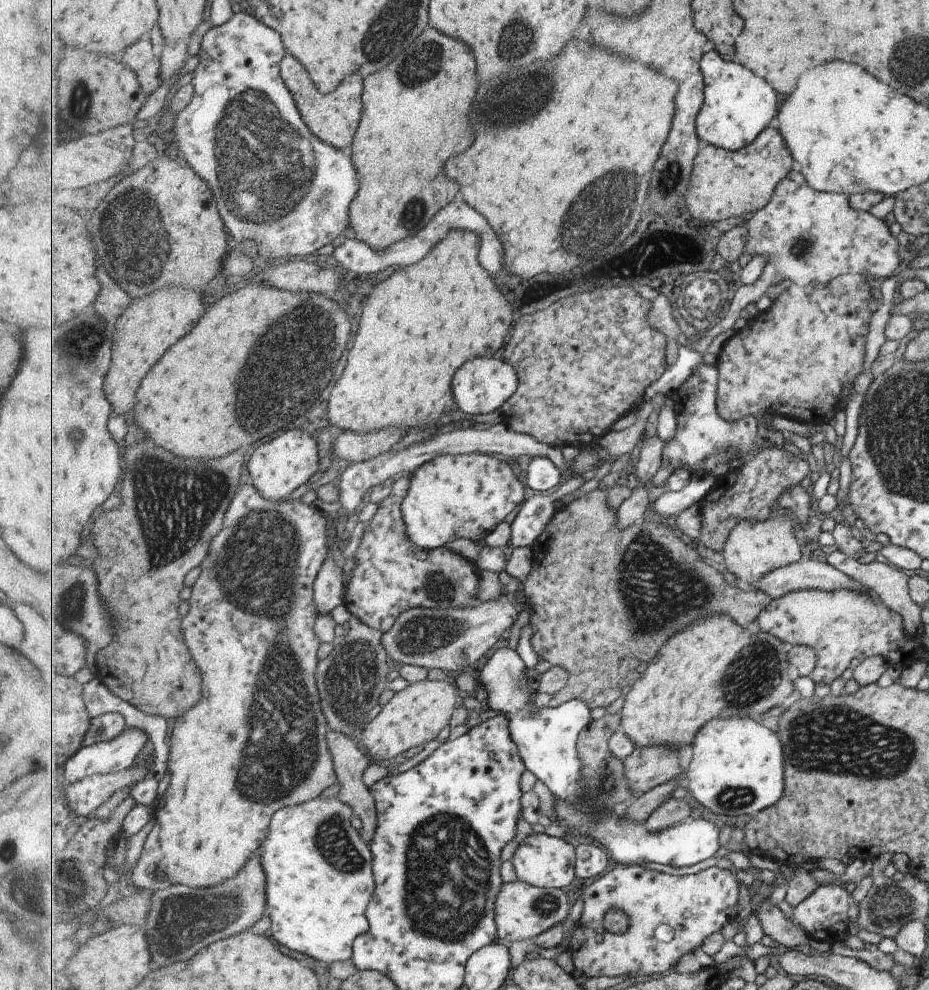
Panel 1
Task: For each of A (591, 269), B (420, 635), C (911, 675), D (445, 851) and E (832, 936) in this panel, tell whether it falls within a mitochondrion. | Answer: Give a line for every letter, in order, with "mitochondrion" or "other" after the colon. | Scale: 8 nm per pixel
A: mitochondrion
B: mitochondrion
C: other
D: mitochondrion
E: other

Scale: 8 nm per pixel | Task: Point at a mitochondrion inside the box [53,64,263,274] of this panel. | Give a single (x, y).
(79, 108)

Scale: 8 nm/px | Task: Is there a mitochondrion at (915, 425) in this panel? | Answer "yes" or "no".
yes

